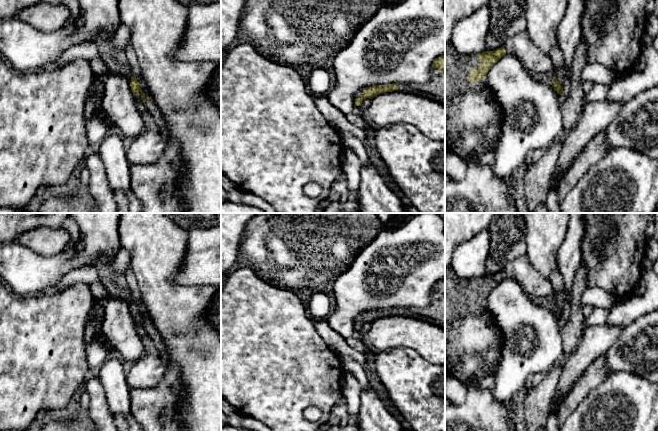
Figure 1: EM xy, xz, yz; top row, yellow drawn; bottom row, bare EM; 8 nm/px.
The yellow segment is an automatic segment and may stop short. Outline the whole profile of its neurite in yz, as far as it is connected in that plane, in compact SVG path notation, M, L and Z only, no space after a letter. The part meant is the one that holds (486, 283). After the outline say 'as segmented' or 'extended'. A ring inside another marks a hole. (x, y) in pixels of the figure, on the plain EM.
M445 267L445 369L455 378L457 378L462 383L468 382L472 384L476 384L476 380L482 376L493 376L494 370L500 361L501 358L501 349L502 349L502 336L501 332L495 326L492 316L489 312L489 309L486 305L486 299L490 292L500 284L506 278L506 274L504 271L498 272L493 275L484 275L479 278L473 278L469 280L459 278L452 267Z; extended

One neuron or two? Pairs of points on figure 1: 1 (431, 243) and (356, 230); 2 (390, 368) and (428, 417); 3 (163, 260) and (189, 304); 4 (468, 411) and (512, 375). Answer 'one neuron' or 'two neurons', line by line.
1: two neurons
2: one neuron
3: one neuron
4: two neurons

